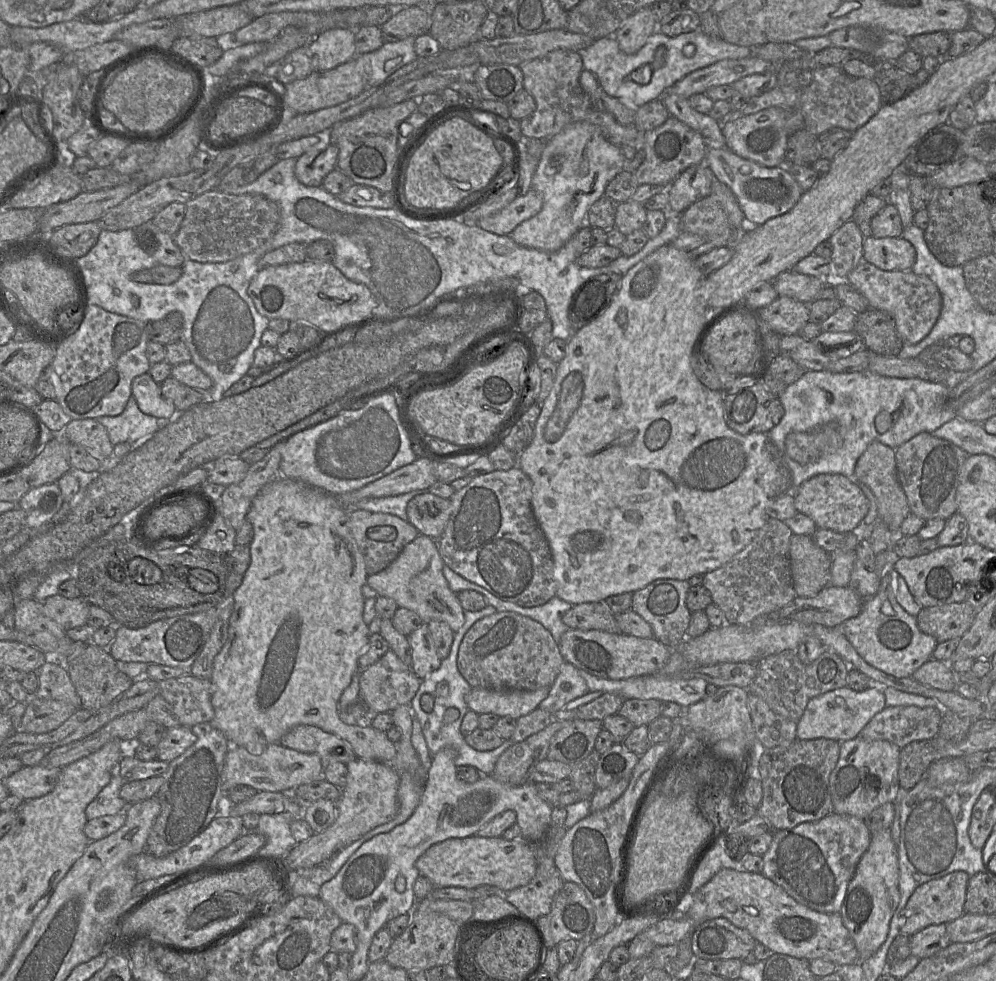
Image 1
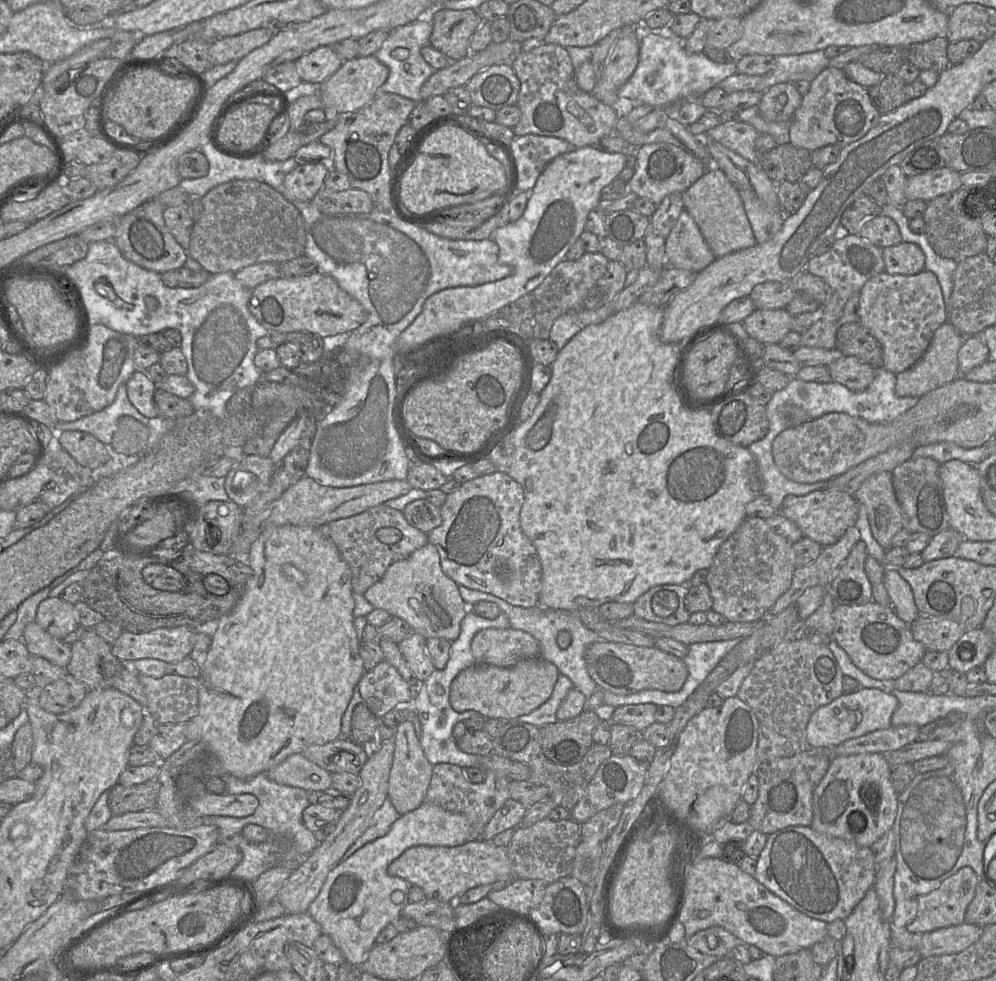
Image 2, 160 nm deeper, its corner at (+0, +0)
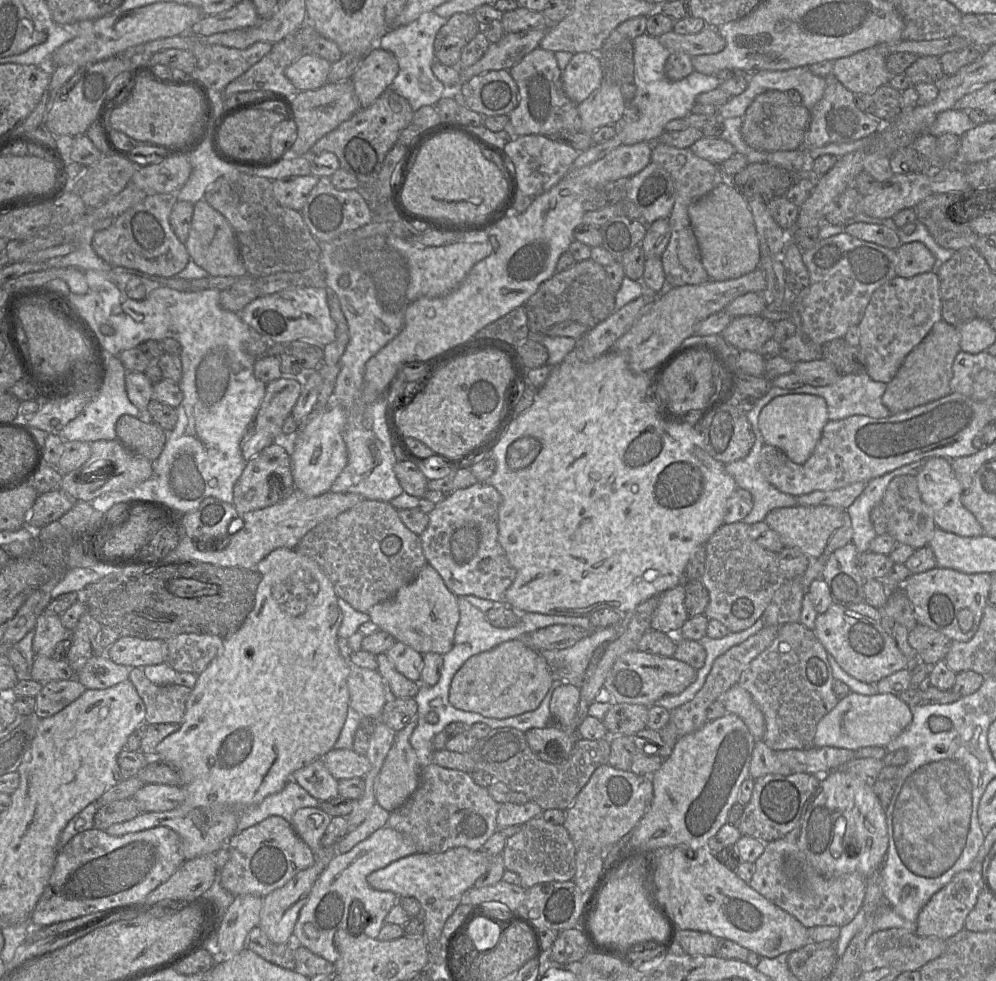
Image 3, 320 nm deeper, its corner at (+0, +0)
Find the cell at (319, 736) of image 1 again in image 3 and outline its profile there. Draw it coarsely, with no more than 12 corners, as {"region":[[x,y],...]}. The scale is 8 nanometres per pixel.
{"region":[[333,748],[321,759],[337,780],[363,778],[366,755]]}

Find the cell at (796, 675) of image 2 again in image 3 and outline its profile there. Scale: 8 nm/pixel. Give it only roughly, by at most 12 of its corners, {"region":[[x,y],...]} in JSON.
{"region":[[799,622],[738,684],[773,751],[808,750],[838,703],[828,652]]}

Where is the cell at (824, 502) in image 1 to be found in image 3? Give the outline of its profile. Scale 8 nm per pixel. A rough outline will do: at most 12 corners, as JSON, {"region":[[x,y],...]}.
{"region":[[825,505],[783,507],[764,522],[784,547],[817,559],[844,512]]}

